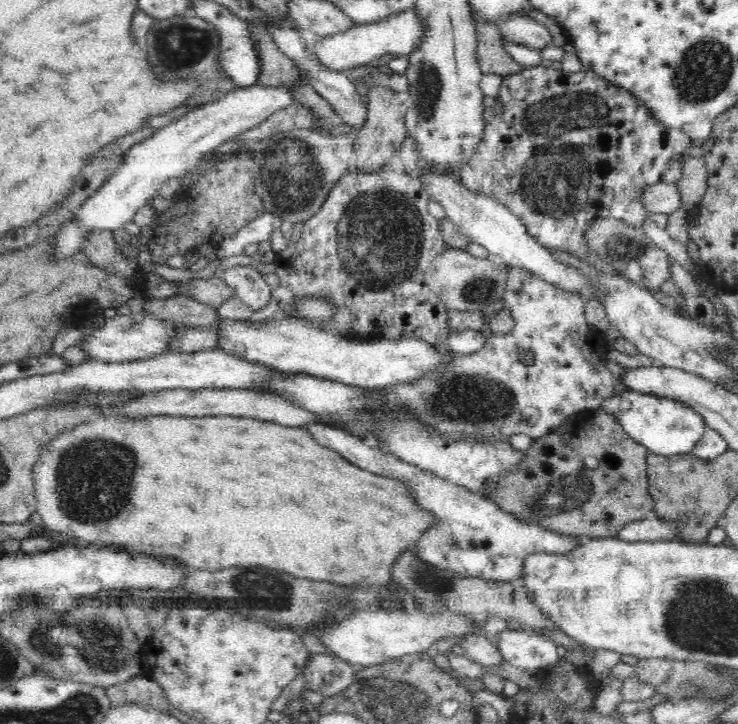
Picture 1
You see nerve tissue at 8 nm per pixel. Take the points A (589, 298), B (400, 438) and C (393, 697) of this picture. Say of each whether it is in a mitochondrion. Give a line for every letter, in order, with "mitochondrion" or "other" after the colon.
A: other
B: other
C: mitochondrion

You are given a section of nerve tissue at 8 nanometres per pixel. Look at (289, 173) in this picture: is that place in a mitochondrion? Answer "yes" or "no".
yes

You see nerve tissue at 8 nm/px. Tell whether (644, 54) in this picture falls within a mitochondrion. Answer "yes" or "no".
no

